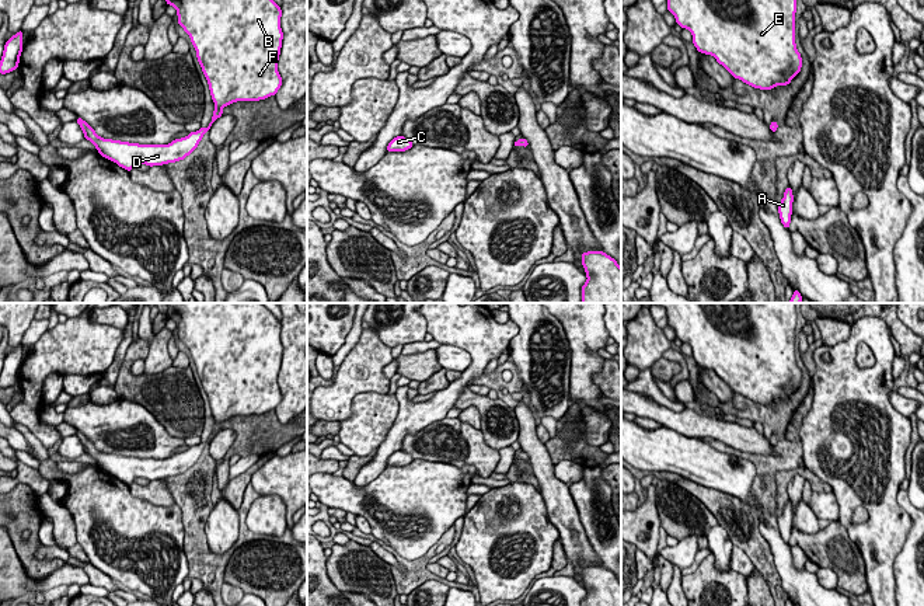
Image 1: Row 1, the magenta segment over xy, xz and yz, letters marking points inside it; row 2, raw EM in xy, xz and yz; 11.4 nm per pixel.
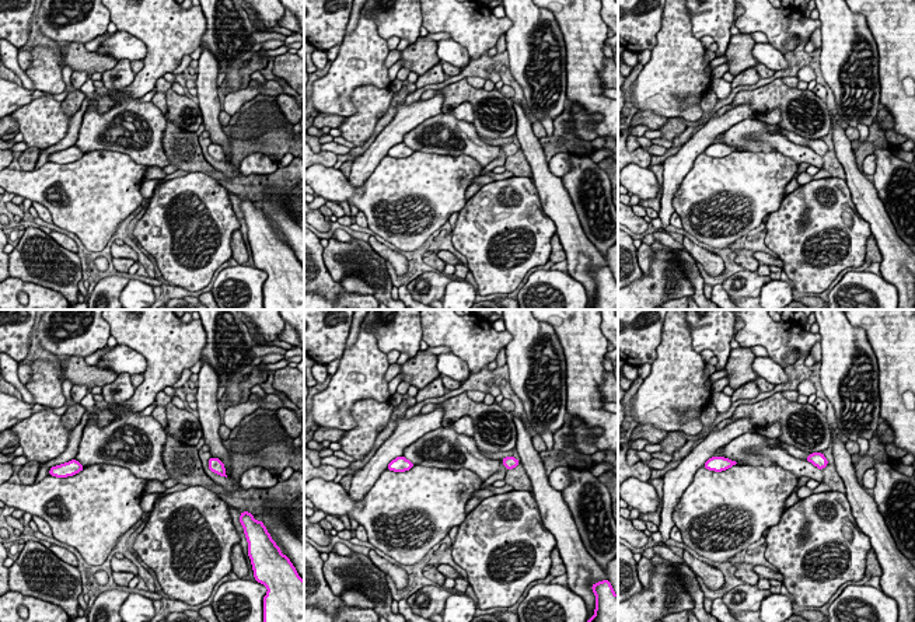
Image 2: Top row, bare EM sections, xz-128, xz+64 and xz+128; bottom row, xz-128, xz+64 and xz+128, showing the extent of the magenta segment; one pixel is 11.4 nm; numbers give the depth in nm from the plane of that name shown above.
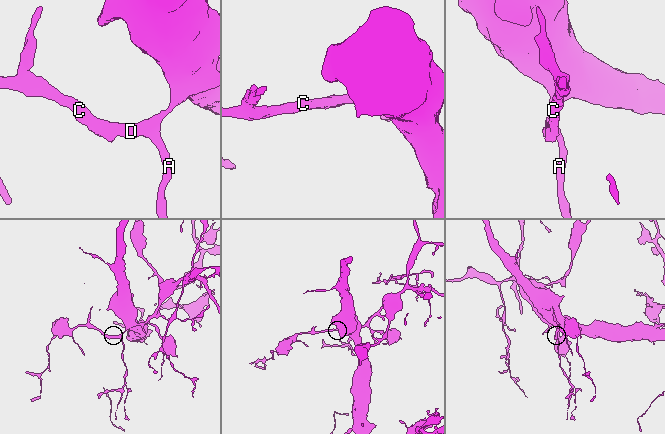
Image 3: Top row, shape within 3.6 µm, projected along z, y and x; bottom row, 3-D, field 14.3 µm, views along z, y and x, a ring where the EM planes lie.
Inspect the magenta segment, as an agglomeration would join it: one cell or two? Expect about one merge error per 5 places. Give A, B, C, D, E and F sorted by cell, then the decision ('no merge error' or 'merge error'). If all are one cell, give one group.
groups A B C D E F; no merge error

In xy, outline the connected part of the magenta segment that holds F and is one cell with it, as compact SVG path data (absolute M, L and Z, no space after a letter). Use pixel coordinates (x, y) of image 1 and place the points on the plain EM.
M167 303L165 316L177 323L178 338L189 349L198 376L208 394L215 425L208 442L191 446L168 459L139 459L104 453L81 432L76 436L98 467L126 485L136 477L163 480L184 474L209 446L213 436L223 429L222 424L237 415L259 415L275 410L282 401L278 375L283 346L282 323L262 303Z

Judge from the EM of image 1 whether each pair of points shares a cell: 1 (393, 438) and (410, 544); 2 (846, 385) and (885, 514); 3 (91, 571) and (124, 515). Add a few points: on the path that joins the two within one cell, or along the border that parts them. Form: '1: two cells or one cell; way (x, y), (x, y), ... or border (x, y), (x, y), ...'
1: two cells; border (386, 466), (372, 480), (359, 486)
2: one cell; way (882, 407), (892, 417), (892, 477)
3: two cells; border (89, 561), (112, 581)

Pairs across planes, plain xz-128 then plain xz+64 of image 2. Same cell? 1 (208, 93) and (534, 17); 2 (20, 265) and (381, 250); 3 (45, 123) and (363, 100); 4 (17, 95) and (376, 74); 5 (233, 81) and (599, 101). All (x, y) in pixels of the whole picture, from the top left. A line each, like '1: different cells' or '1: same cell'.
1: different cells
2: different cells
3: same cell
4: same cell
5: different cells

